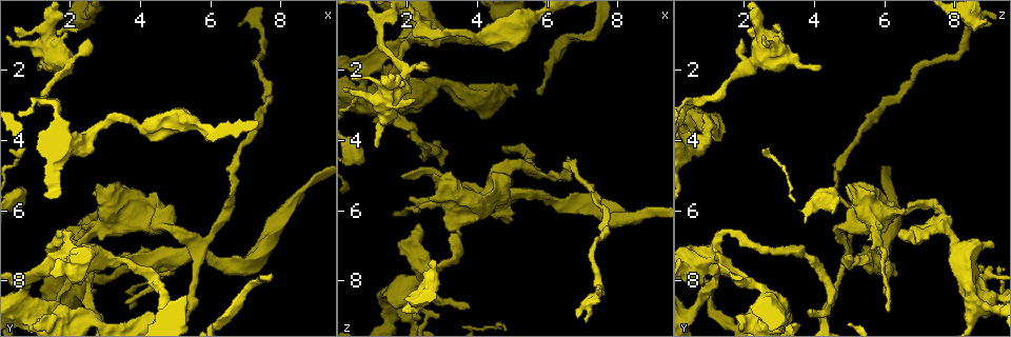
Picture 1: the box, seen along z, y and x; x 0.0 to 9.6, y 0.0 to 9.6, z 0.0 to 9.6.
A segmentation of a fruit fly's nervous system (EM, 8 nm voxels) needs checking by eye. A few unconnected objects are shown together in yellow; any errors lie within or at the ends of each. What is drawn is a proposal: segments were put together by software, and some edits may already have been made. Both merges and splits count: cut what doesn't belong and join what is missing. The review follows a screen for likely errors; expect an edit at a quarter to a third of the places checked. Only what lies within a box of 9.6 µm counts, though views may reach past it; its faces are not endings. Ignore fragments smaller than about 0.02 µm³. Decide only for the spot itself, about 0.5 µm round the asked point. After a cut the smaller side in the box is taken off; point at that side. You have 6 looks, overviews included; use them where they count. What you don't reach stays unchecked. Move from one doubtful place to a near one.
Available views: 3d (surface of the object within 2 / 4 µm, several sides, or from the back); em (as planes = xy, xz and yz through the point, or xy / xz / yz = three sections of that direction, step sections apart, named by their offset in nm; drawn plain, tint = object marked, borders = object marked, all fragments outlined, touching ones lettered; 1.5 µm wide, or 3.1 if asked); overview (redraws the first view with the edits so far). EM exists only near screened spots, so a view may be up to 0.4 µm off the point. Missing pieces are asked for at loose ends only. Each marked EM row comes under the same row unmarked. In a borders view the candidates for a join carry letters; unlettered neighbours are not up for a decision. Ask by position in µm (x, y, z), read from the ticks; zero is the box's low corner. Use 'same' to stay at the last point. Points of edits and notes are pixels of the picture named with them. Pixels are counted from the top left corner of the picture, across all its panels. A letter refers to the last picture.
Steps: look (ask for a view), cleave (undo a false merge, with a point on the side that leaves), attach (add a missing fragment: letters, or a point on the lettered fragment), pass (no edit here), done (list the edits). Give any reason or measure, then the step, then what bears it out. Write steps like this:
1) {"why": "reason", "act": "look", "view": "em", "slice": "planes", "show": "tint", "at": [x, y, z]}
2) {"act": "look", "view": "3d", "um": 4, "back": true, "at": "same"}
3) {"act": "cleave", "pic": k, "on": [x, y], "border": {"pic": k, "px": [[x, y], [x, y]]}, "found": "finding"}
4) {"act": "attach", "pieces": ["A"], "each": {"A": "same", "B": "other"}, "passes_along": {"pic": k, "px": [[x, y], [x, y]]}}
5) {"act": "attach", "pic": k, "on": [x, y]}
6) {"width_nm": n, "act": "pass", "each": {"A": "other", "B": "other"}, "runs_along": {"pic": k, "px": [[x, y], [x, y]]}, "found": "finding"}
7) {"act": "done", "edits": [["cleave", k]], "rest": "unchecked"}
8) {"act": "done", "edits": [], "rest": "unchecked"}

{"why": "abrupt turn", "act": "look", "view": "3d", "um": 4, "at": [7.20, 8.05, 1.05]}

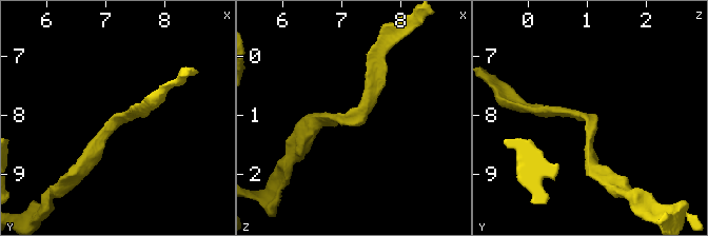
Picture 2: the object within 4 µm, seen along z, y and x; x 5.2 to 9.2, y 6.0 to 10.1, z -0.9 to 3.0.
{"arm_widths_nm": [180, 190], "why": "need the tissue", "act": "look", "view": "em", "slice": "planes", "show": "tint", "at": [7.25, 8.05, 1.05]}

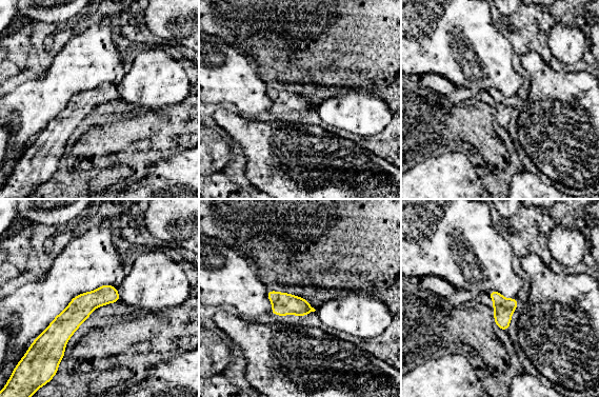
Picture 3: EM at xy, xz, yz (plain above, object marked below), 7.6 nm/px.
{"act": "look", "view": "em", "slice": "planes", "show": "borders", "at": "same"}

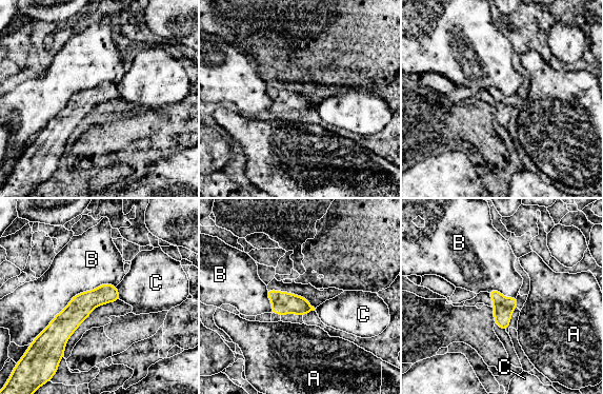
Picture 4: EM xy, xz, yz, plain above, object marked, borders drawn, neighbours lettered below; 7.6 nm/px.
{"width_nm": 170, "act": "pass", "each": {"A": "other", "B": "other", "C": "other"}, "border": {"pic": 4, "px": [[115, 286], [76, 294], [38, 335]]}, "found": "one neuron here"}

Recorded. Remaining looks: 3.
{"why": "branch stops here", "act": "look", "view": "3d", "um": 4, "at": [2.30, 8.05, 0.90]}

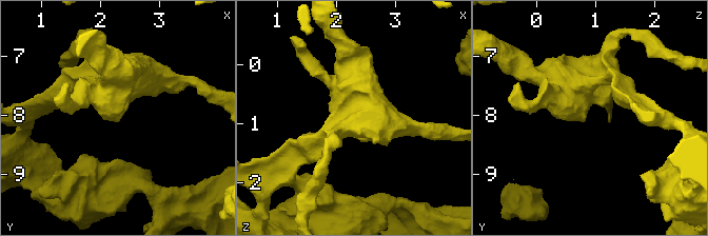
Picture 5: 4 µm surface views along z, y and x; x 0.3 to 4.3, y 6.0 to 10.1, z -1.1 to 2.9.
{"why": "need the tissue", "act": "look", "view": "em", "slice": "xy", "step": 8, "show": "tint", "at": [2.30, 8.05, 0.80]}

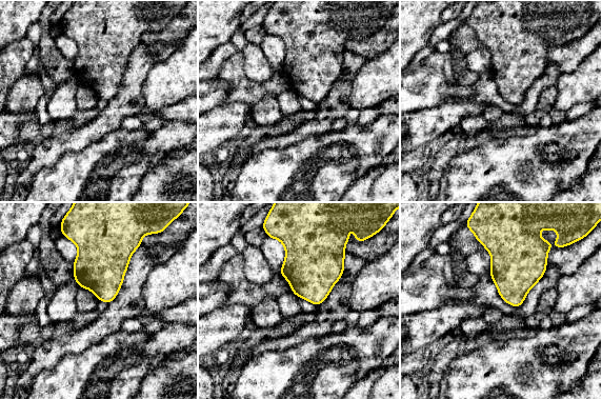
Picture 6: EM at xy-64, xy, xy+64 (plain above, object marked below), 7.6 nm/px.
{"act": "look", "view": "em", "slice": "yz", "step": 4, "show": "borders", "at": "same"}

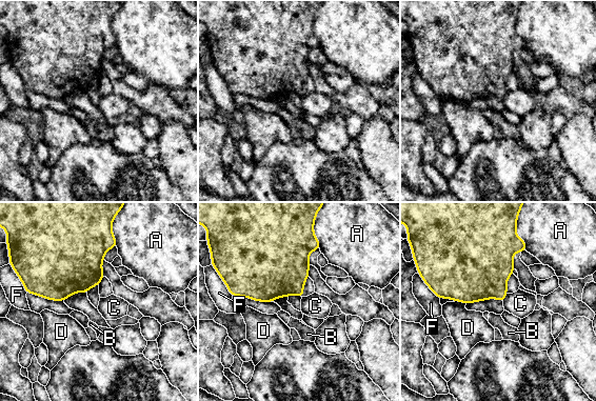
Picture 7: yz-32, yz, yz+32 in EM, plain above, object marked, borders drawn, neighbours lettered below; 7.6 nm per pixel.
{"act": "pass", "each": {"A": "other", "B": "other", "C": "other", "D": "other", "F": "other"}, "border": {"pic": 7, "px": [[508, 294], [502, 301]]}, "found": "none of them fits"}

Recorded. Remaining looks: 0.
{"act": "done", "edits": [], "rest": "unchecked"}

